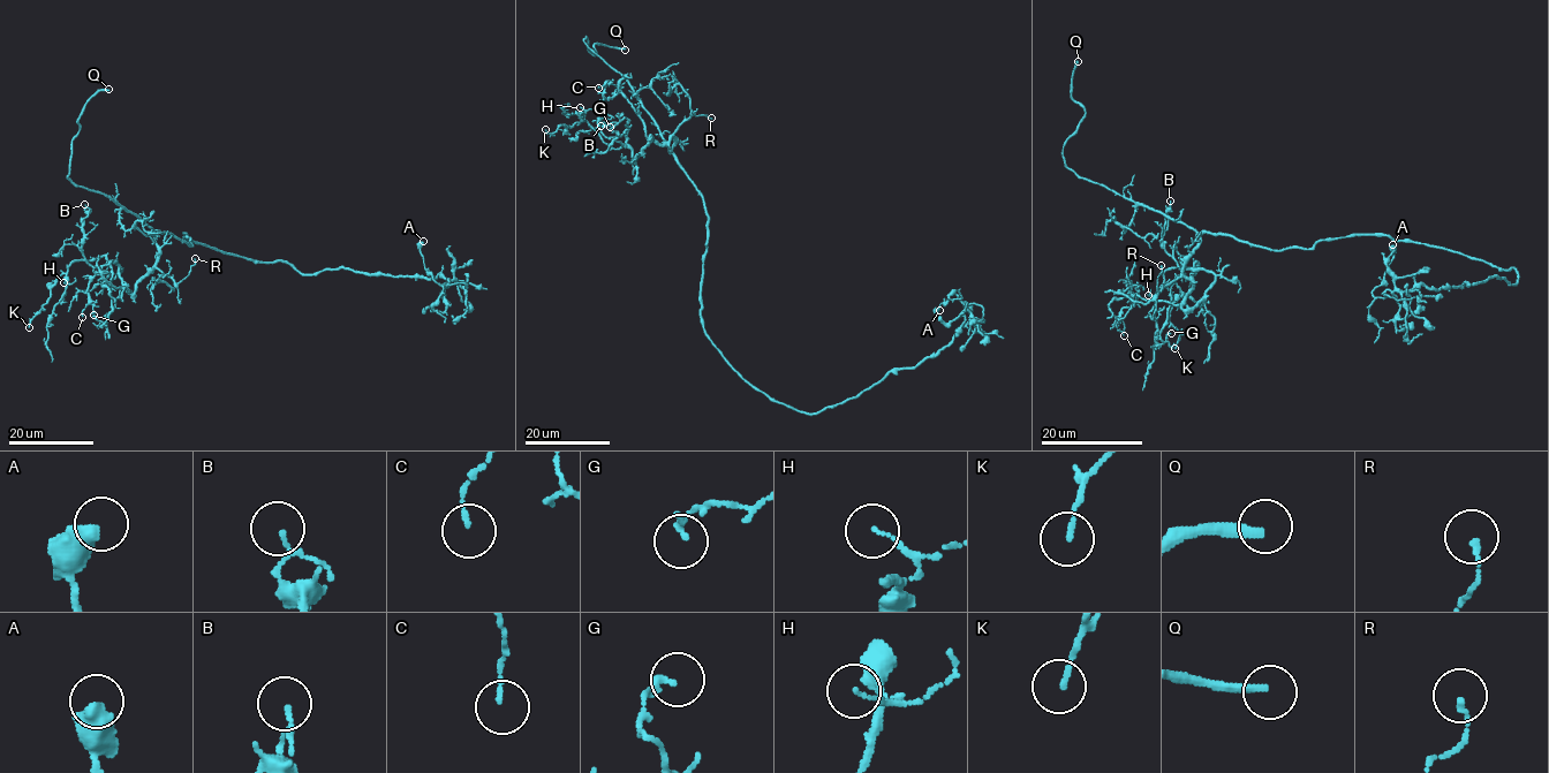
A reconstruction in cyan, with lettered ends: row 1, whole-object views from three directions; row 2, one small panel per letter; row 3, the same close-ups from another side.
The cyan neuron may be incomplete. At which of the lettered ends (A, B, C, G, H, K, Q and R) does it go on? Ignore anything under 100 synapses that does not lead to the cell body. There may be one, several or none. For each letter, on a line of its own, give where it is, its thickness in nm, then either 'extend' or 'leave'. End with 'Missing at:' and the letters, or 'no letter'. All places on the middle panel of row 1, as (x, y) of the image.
A: at (939, 310); 500 nm thick; leave
B: at (601, 126); 90 nm thick; leave
C: at (598, 88); 110 nm thick; leave
G: at (610, 127); 190 nm thick; leave
H: at (580, 107); 90 nm thick; leave
K: at (545, 129); 130 nm thick; leave
Q: at (625, 50); 240 nm thick; extend
R: at (711, 118); 130 nm thick; leave
Missing at: Q

